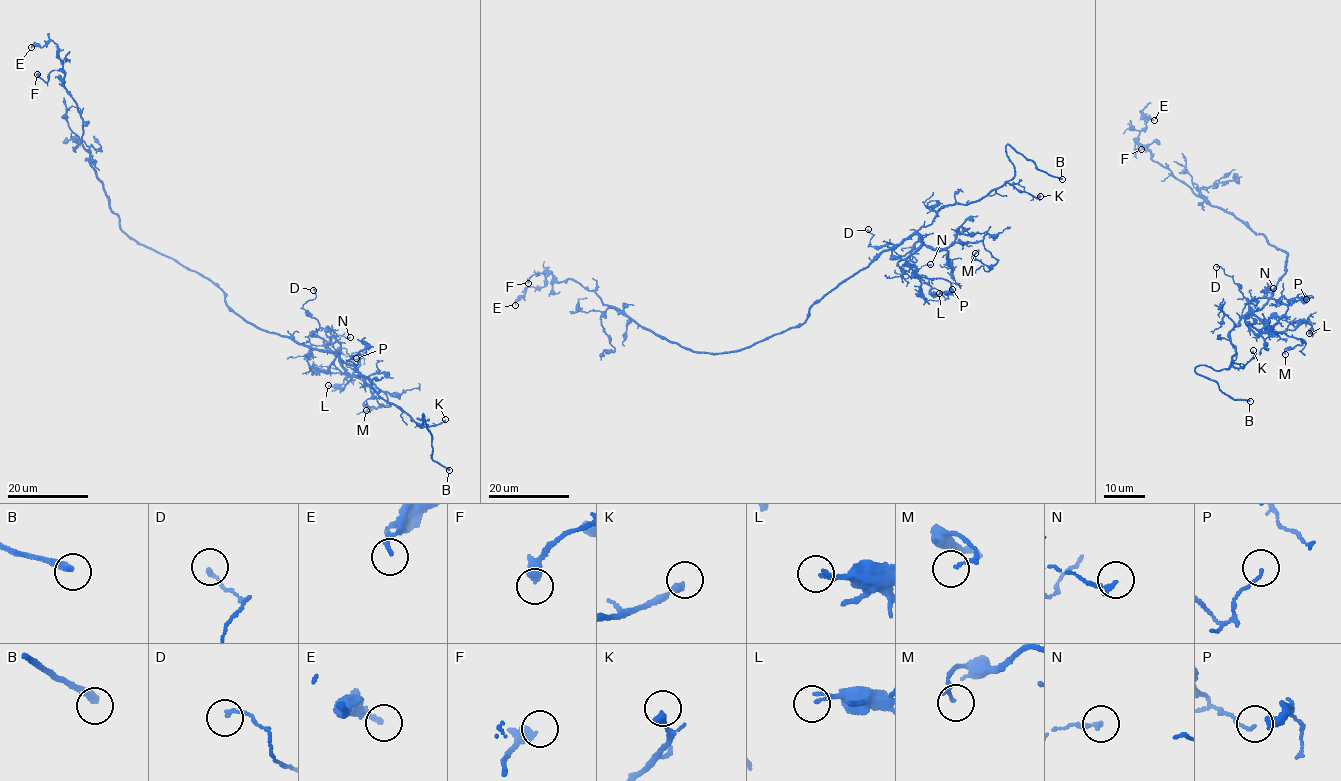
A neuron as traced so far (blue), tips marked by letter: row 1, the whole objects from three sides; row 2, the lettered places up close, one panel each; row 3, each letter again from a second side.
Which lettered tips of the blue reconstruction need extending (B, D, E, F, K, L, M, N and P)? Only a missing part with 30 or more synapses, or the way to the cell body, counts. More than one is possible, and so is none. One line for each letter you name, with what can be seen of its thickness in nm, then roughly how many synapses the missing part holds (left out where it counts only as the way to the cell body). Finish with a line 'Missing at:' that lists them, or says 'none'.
B: calibre 300 nm
Missing at: B

